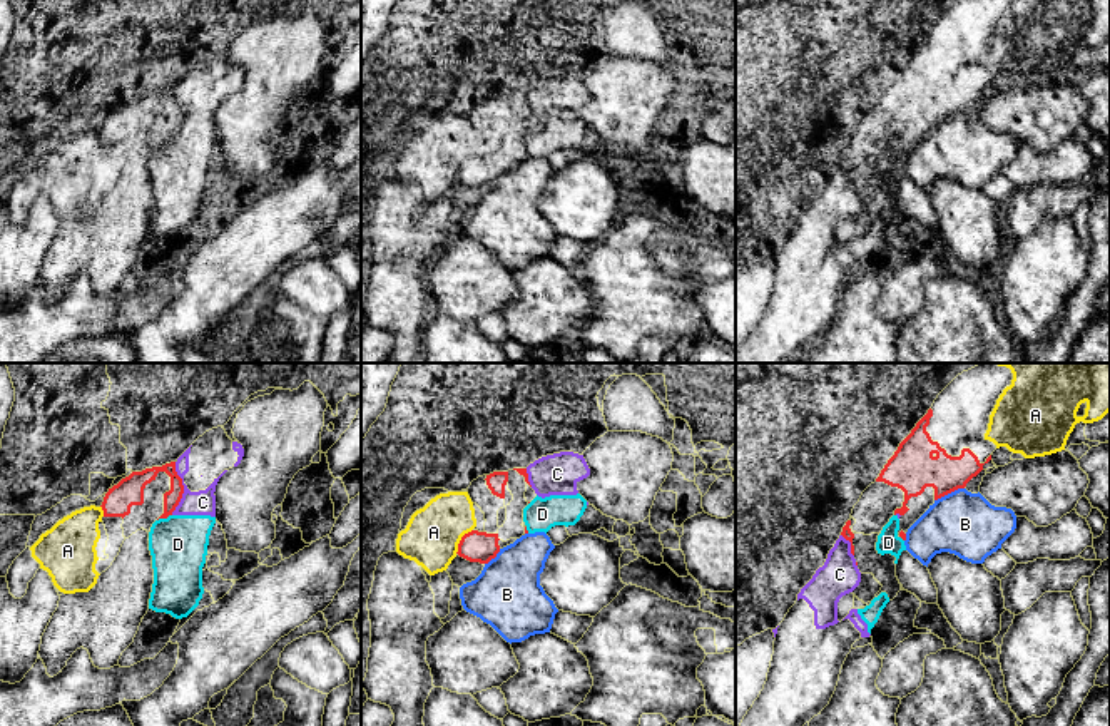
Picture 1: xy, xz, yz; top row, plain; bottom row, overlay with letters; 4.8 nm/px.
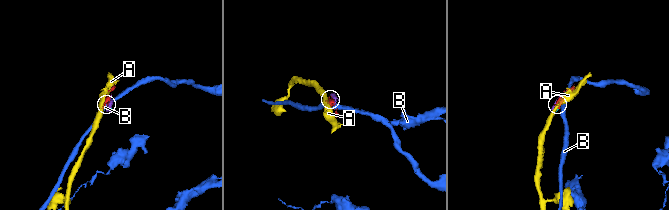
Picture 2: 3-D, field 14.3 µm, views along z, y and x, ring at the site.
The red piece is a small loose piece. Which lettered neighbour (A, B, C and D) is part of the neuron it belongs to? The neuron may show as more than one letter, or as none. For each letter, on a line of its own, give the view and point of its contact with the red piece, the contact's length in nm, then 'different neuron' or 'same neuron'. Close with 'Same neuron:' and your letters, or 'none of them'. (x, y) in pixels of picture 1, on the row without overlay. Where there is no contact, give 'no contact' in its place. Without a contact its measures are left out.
A: xz (460, 166) | 150 nm | different neuron
B: yz (948, 117) | 160 nm | different neuron
C: xy (183, 114) | 260 nm | different neuron
D: xy (164, 143) | 80 nm | different neuron
Same neuron: none of them

